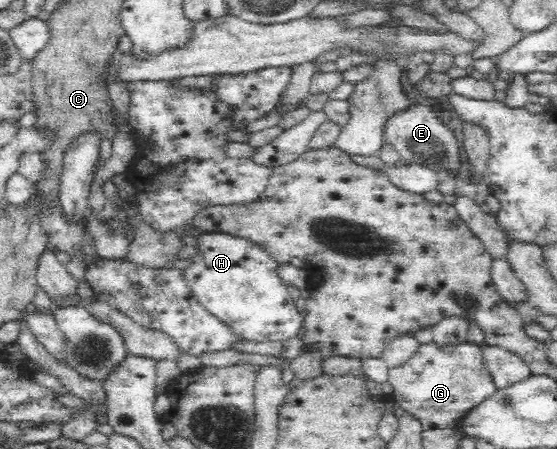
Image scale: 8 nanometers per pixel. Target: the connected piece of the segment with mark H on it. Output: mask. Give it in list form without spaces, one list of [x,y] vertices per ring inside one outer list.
[[[201,233],[197,235],[197,255],[187,269],[181,269],[187,289],[203,304],[205,310],[223,322],[237,339],[248,342],[286,342],[297,336],[303,316],[295,307],[296,302],[287,292],[287,286],[275,274],[278,263],[259,246],[228,233]]]

